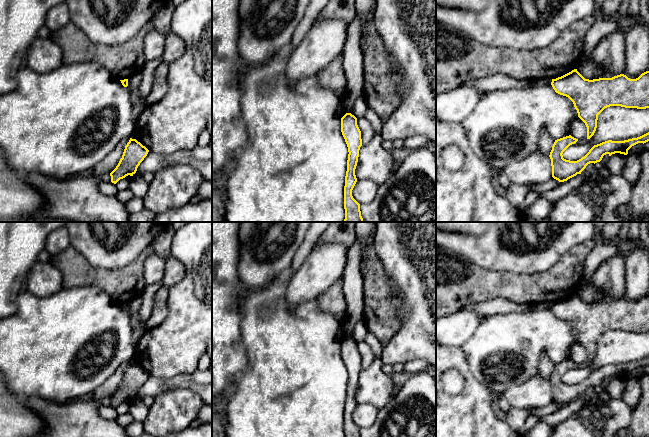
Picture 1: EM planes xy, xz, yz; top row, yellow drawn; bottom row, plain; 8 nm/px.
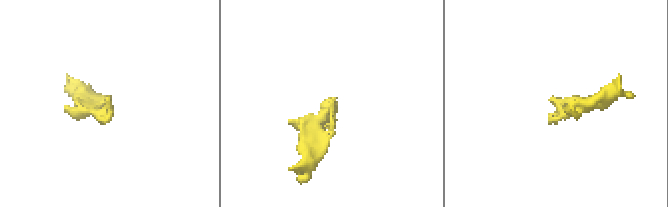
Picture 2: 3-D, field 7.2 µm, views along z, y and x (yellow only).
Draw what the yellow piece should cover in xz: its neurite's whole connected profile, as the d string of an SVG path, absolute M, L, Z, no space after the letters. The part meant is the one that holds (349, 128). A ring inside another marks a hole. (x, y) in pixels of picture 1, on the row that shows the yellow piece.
M346 113L341 118L341 132L349 152L344 186L345 219L343 222L363 222L360 204L352 196L352 190L357 182L355 169L362 139L361 131L357 125L357 118L351 113Z

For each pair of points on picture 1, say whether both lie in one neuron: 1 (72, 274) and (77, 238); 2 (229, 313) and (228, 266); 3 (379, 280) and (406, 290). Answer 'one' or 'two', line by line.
1: two
2: one
3: two

